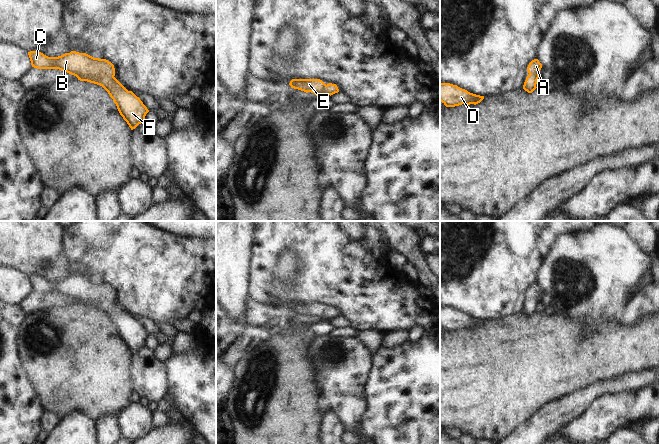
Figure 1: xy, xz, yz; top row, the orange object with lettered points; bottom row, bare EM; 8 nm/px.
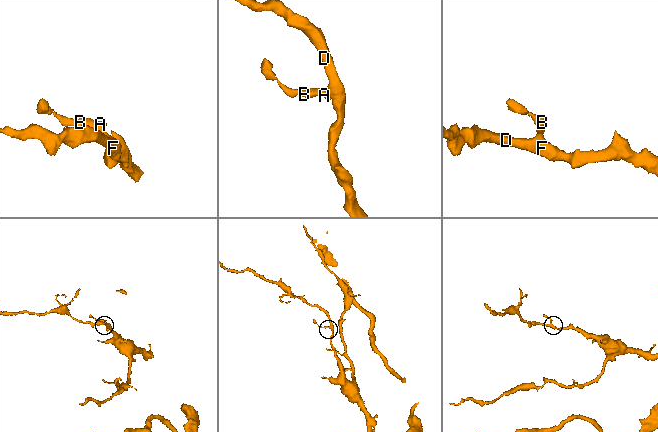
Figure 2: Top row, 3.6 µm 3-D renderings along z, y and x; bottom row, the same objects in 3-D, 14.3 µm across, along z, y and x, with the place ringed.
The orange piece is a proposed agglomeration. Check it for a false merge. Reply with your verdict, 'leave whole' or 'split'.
leave whole

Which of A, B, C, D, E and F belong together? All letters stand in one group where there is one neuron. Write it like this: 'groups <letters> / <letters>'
groups A B C D E F

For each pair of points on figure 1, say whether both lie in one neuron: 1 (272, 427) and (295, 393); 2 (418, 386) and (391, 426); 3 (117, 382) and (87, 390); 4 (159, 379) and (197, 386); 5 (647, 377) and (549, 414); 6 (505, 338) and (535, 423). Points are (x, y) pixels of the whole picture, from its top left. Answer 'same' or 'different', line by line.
1: same
2: same
3: same
4: different
5: same
6: different

